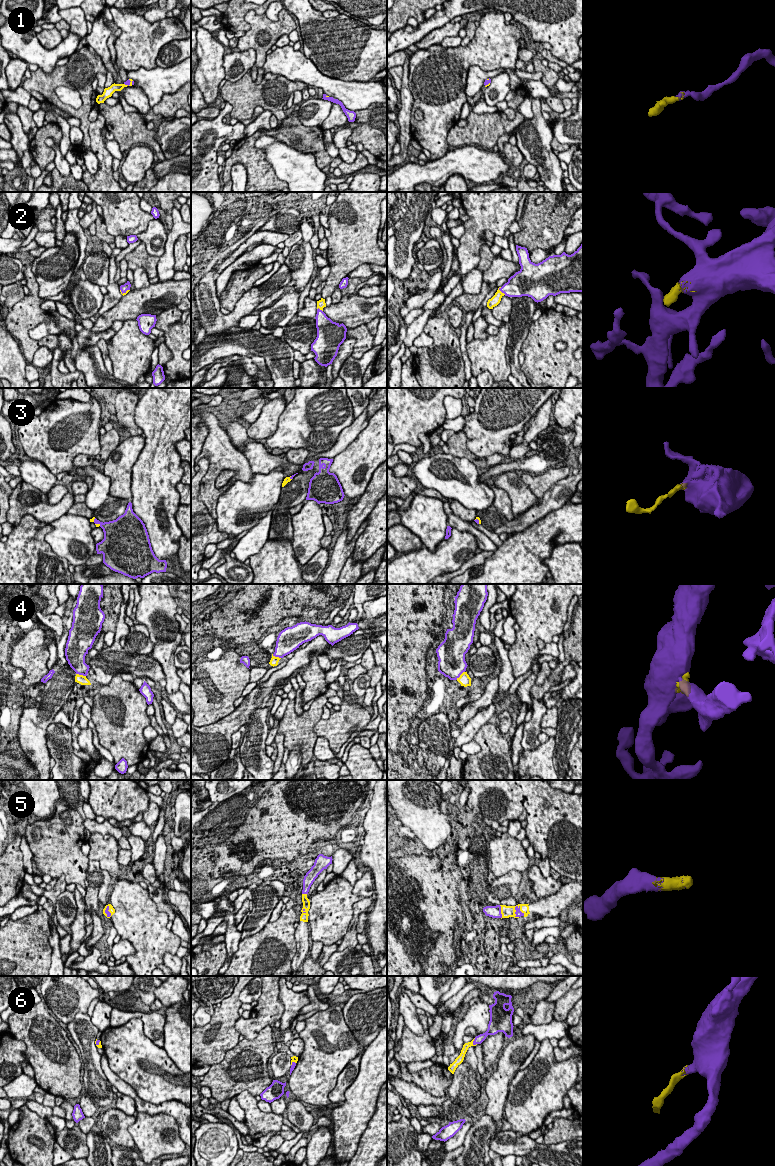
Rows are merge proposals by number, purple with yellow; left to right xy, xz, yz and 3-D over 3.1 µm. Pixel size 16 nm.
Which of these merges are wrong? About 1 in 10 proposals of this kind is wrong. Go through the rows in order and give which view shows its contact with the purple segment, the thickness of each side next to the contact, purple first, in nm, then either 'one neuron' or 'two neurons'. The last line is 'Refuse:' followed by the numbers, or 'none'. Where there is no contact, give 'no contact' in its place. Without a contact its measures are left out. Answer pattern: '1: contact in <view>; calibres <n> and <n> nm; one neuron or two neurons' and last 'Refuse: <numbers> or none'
1: contact in xy; calibres 70 and 50 nm; one neuron
2: contact in yz; calibres 320 and 160 nm; one neuron
3: contact in yz; calibres 60 and 50 nm; one neuron
4: contact in yz; calibres 440 and 190 nm; one neuron
5: contact in yz; calibres 100 and 190 nm; one neuron
6: contact in yz; calibres 140 and 100 nm; one neuron
Refuse: none

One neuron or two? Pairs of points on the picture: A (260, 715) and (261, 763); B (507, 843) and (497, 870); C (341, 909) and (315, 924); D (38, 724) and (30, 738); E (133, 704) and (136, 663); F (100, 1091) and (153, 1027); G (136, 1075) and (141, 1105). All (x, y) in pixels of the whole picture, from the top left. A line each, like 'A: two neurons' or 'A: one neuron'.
A: one neuron
B: one neuron
C: one neuron
D: one neuron
E: two neurons
F: two neurons
G: two neurons

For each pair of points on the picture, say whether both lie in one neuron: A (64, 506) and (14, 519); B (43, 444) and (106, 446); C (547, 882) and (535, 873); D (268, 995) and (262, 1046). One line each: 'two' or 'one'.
A: one
B: two
C: one
D: two

